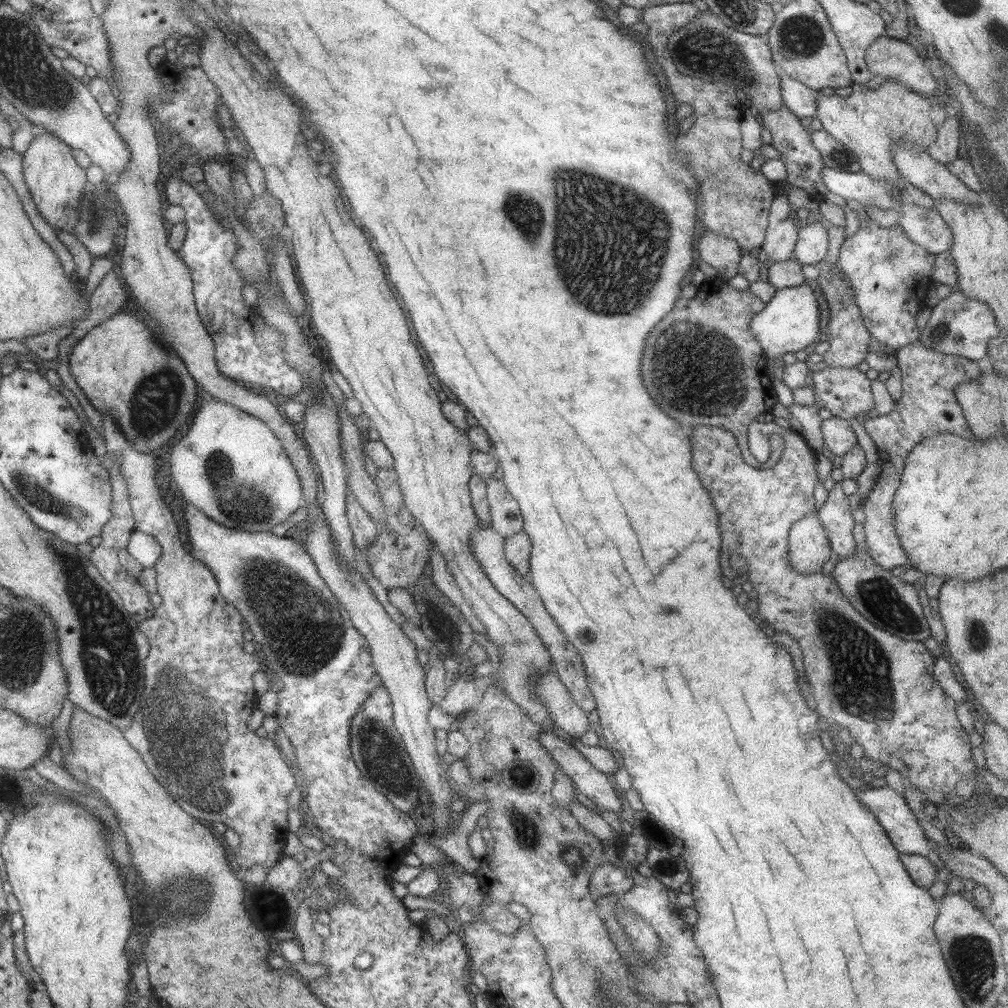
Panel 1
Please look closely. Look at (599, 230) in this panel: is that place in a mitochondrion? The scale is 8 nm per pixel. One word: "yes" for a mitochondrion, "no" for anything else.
yes

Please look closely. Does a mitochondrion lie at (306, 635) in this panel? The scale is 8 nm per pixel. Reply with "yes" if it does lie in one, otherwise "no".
yes

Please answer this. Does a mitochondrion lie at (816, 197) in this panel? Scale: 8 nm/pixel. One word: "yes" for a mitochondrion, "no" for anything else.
no

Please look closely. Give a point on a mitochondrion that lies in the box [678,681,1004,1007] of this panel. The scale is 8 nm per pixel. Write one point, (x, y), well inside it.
(972, 959)

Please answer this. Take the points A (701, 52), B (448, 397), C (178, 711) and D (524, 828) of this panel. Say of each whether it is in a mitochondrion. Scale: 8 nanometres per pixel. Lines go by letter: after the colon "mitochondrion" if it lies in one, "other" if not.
A: mitochondrion
B: other
C: mitochondrion
D: mitochondrion

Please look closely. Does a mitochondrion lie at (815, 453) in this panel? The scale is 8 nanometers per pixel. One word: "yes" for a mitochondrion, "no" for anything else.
no

